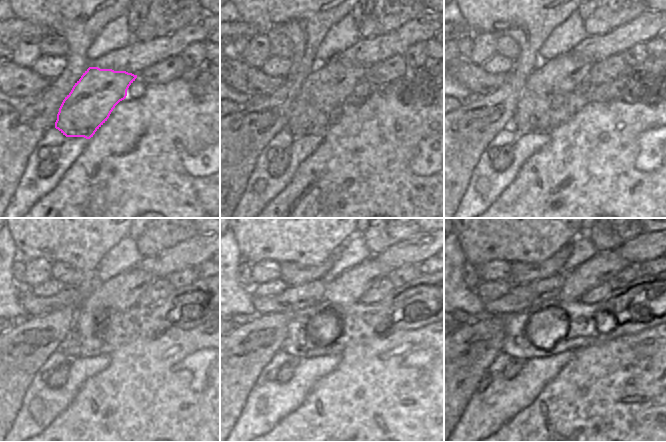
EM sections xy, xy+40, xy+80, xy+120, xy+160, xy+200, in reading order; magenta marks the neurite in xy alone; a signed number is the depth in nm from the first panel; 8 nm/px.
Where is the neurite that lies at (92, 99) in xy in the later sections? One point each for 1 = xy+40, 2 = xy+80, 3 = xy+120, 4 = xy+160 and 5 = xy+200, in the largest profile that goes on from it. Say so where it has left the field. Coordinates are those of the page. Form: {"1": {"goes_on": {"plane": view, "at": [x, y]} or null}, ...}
{"1": {"goes_on": {"plane": "xy+40", "at": [319, 104]}}, "2": {"goes_on": {"plane": "xy+80", "at": [542, 106]}}, "3": {"goes_on": {"plane": "xy+120", "at": [97, 319]}}, "4": {"goes_on": {"plane": "xy+160", "at": [346, 289]}}, "5": {"goes_on": {"plane": "xy+200", "at": [603, 266]}}}

